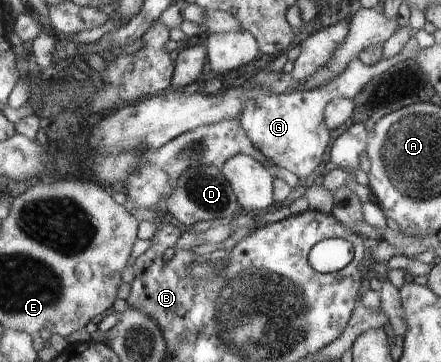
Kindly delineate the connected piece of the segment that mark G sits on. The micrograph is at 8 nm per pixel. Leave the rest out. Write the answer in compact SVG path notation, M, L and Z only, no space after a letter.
M412 38L408 42L408 46L398 54L398 56L392 56L390 58L382 59L377 65L368 66L362 59L358 58L347 68L344 74L341 74L336 80L333 80L330 84L313 91L296 91L283 95L262 95L252 99L249 102L248 108L241 116L242 124L245 129L249 131L249 135L253 143L265 154L268 159L271 159L278 166L287 168L300 177L302 182L306 182L306 178L313 176L315 173L321 171L320 164L326 160L326 154L330 150L332 145L332 132L331 128L326 122L326 109L328 105L336 99L346 97L349 99L355 99L363 88L369 82L372 82L376 76L384 74L388 69L391 69L396 64L401 63L415 57L421 48L418 45L416 38Z

